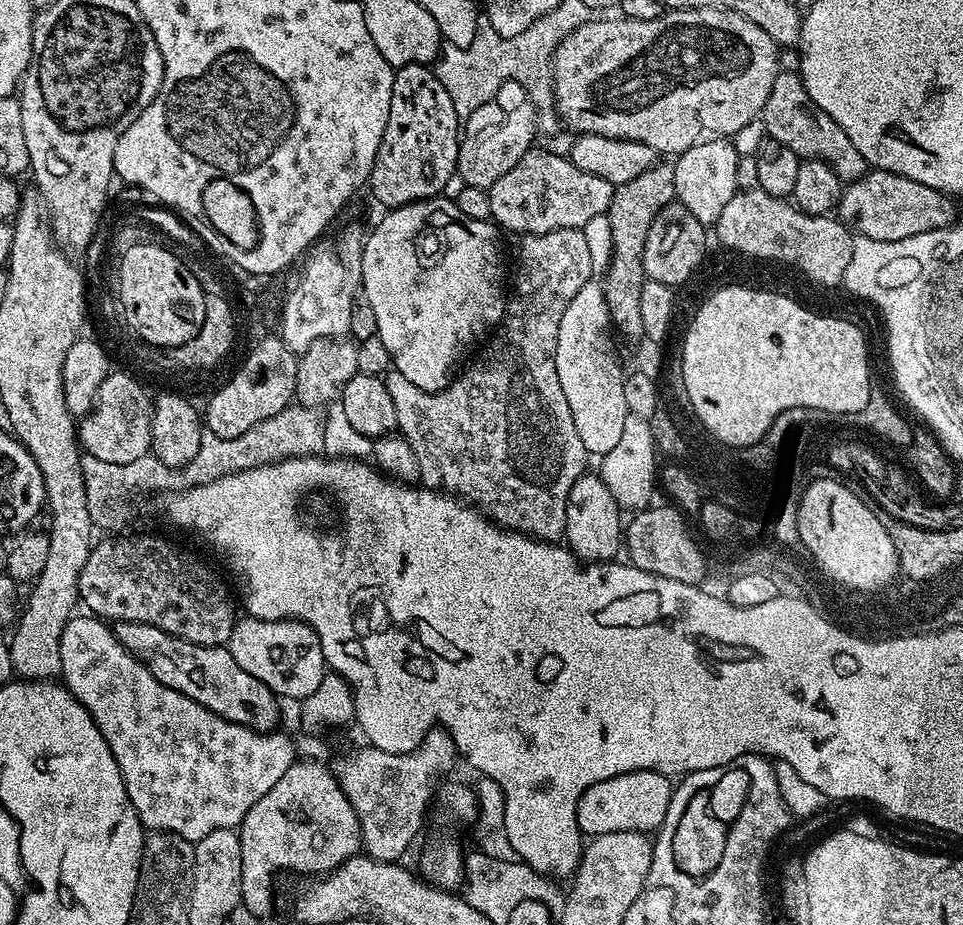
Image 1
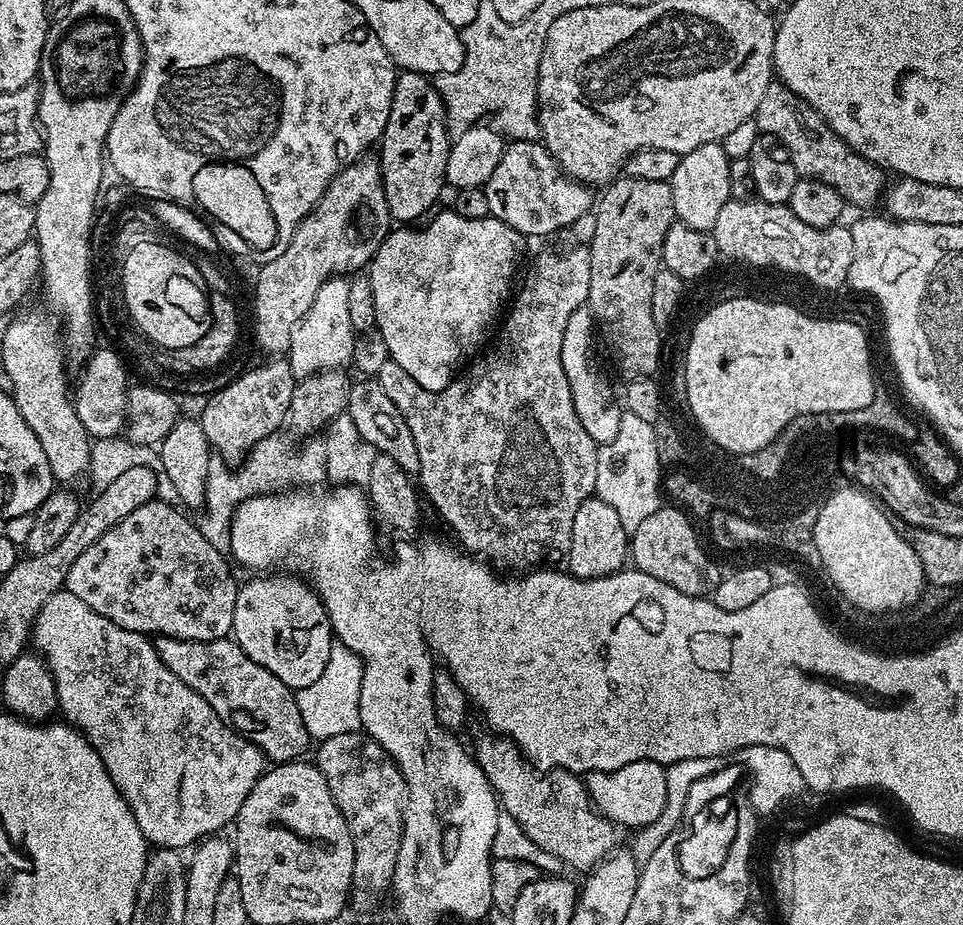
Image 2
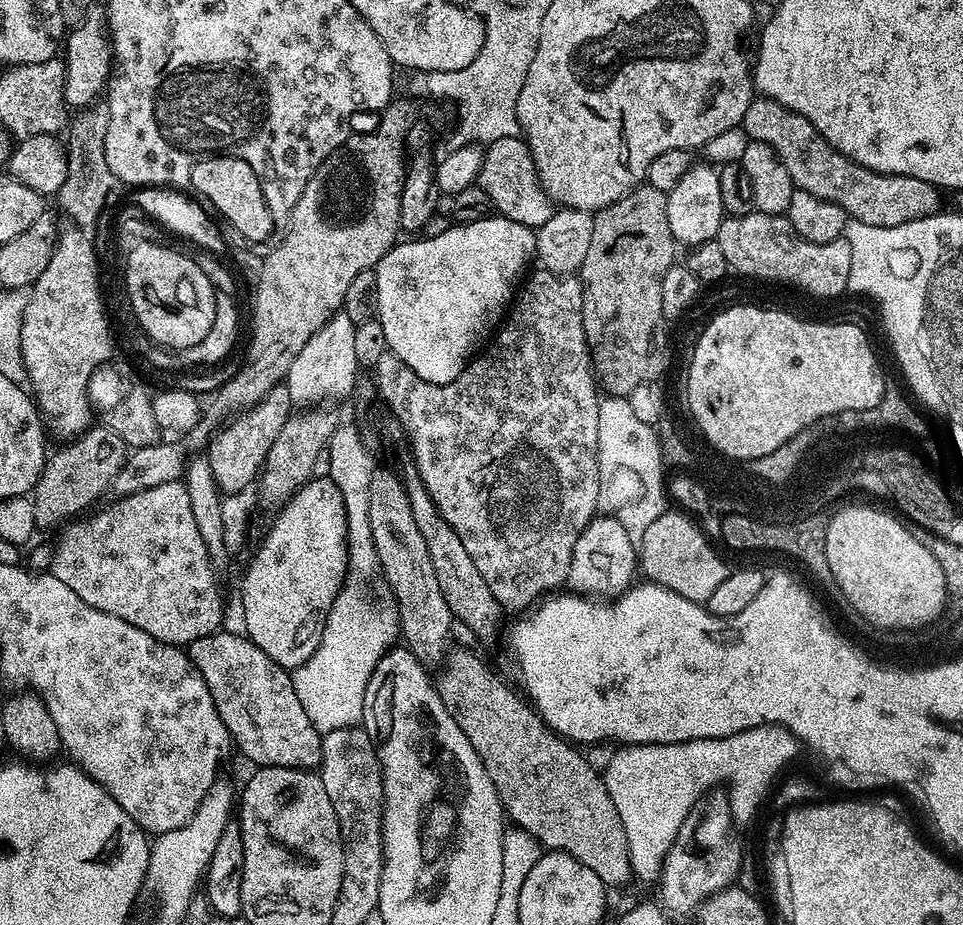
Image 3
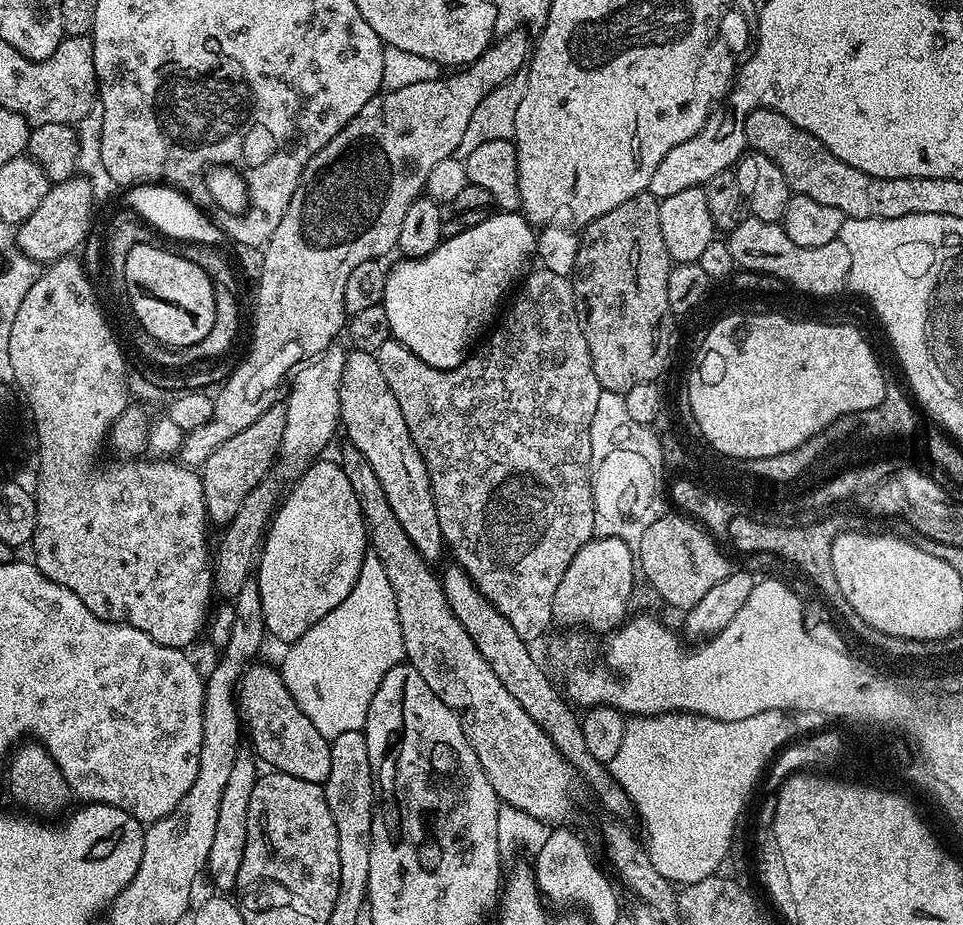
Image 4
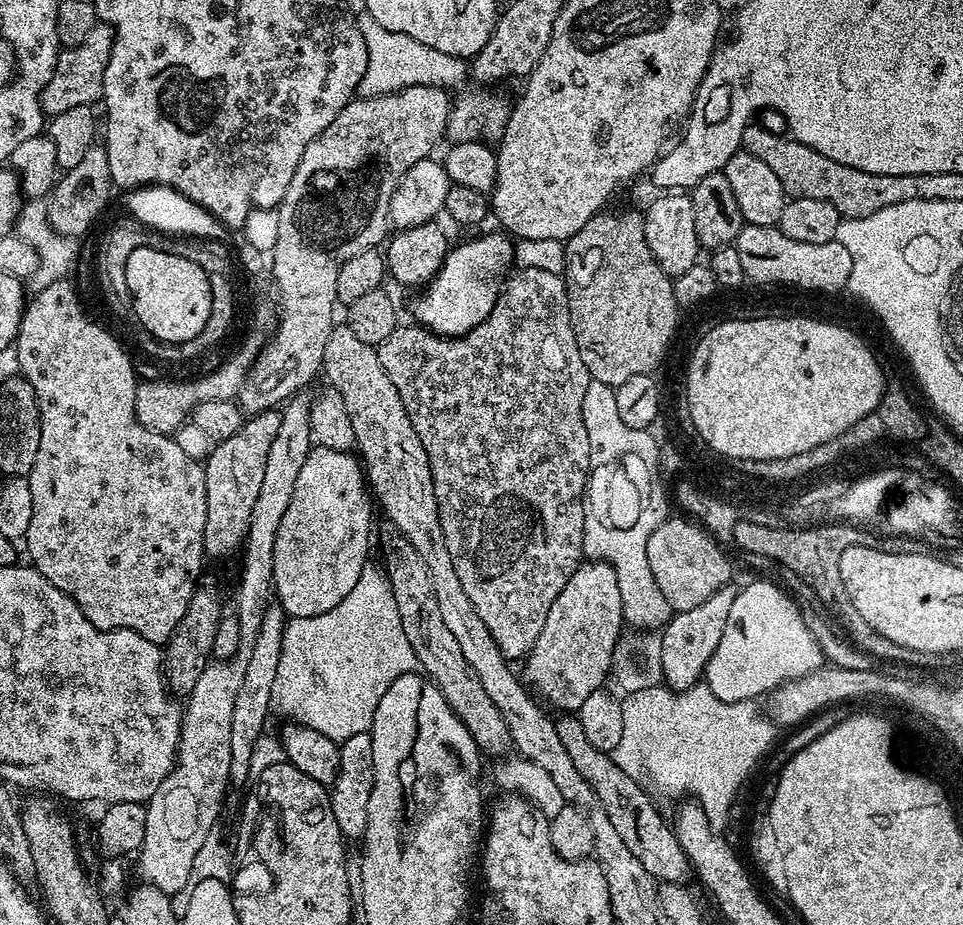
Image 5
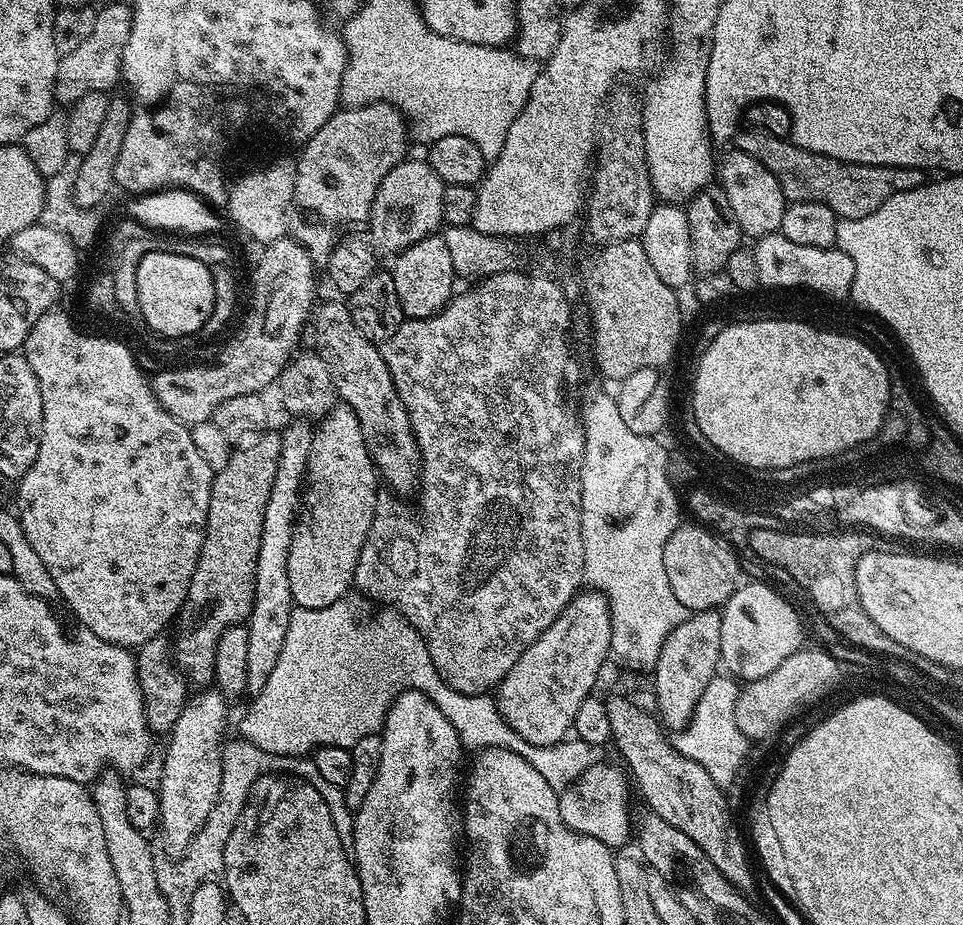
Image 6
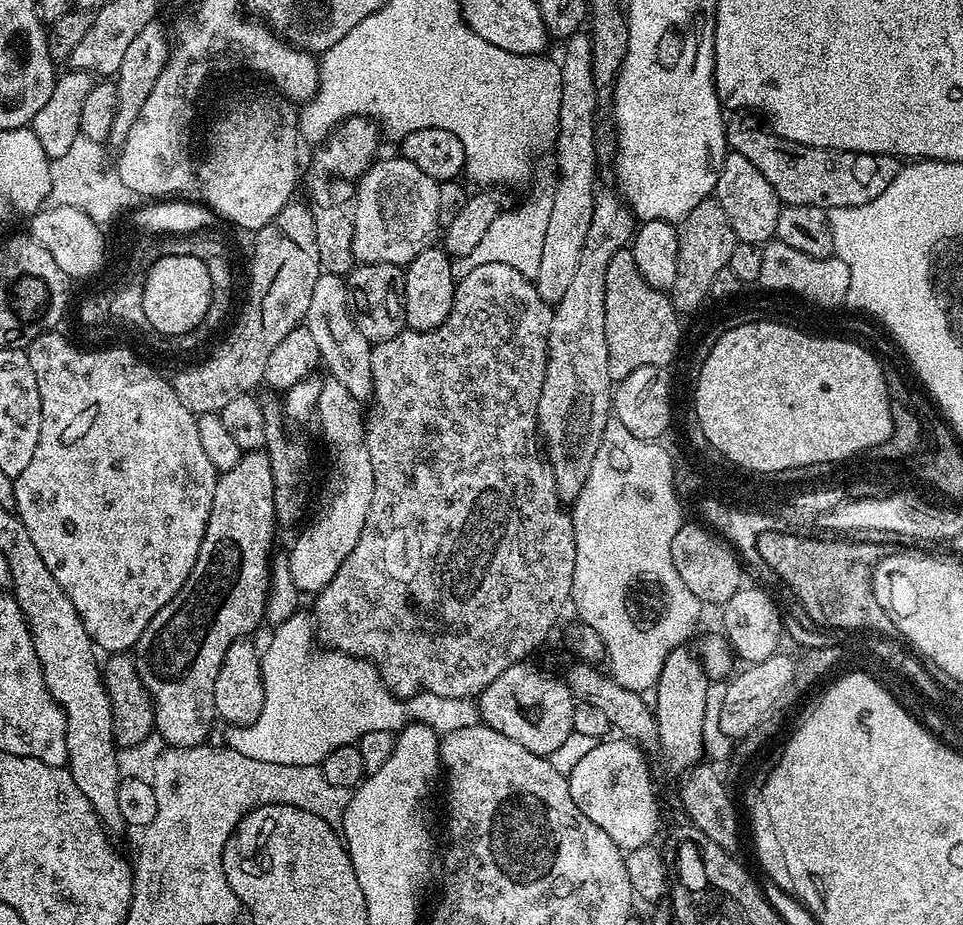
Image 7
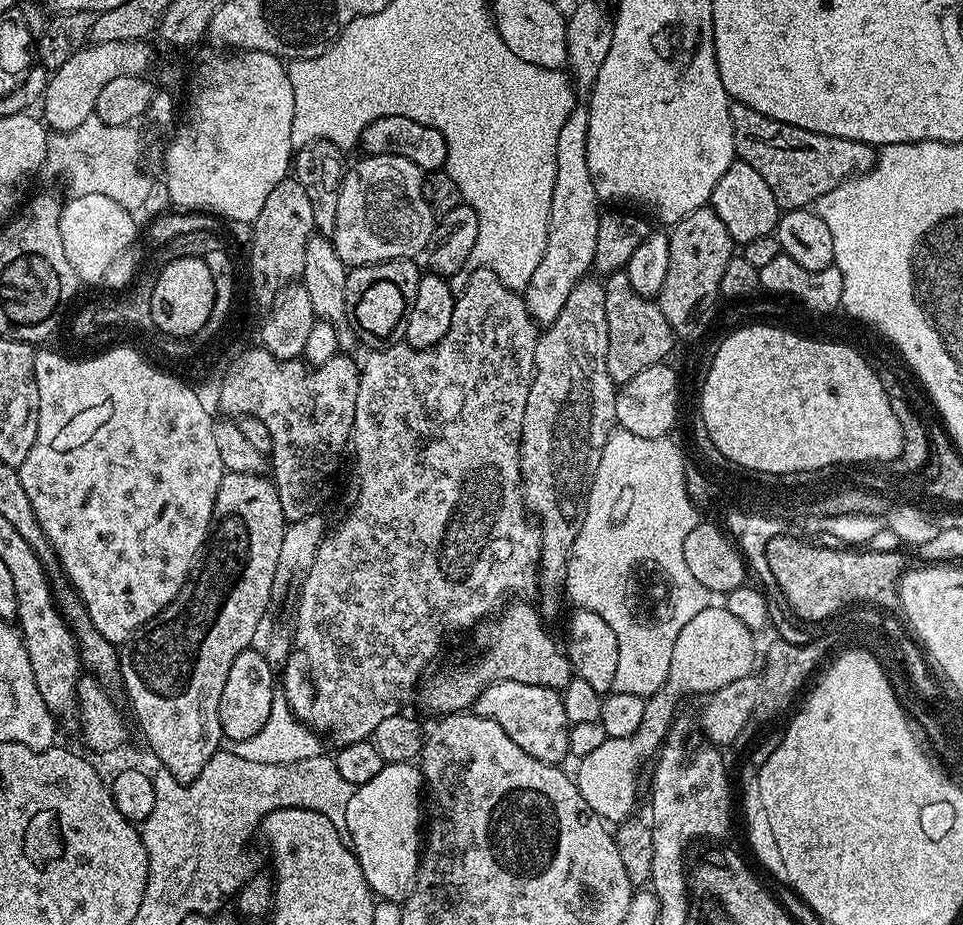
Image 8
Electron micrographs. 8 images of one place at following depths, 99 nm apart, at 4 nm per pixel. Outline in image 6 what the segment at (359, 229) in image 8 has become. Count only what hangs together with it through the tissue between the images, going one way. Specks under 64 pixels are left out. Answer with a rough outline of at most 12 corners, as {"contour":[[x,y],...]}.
{"contour":[[423,159],[382,178],[366,221],[381,253],[441,227],[446,185]]}

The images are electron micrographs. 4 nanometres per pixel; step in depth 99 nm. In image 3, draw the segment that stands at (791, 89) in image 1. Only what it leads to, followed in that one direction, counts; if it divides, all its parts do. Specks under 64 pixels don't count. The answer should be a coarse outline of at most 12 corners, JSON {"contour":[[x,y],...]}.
{"contour":[[768,96],[742,131],[774,149],[797,190],[866,226],[941,211],[922,178],[846,158]]}

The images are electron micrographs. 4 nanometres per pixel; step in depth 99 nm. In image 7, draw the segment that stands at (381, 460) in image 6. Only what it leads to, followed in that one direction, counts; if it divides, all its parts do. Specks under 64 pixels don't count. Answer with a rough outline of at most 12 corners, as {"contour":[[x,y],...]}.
{"contour":[[322,274],[306,326],[327,375],[372,395],[372,344],[343,276]]}

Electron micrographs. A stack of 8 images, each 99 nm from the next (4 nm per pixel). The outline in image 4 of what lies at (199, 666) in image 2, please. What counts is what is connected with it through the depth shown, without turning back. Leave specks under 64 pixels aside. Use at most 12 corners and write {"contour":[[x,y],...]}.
{"contour":[[275,667],[238,685],[250,747],[302,782],[330,778],[330,740]]}

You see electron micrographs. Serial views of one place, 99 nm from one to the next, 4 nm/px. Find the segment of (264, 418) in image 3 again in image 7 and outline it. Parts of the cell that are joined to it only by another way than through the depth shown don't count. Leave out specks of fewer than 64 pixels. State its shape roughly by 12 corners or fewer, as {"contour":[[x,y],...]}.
{"contour":[[267,451],[219,473],[190,578],[134,649],[174,748],[209,739],[226,650],[265,623]]}

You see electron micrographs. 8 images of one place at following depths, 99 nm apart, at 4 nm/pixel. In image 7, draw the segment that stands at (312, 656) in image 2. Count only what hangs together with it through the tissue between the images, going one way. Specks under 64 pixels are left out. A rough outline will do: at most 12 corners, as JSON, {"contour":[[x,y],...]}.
{"contour":[[342,382],[314,416],[332,497],[286,556],[294,586],[320,592],[366,526],[374,462],[366,412]]}

